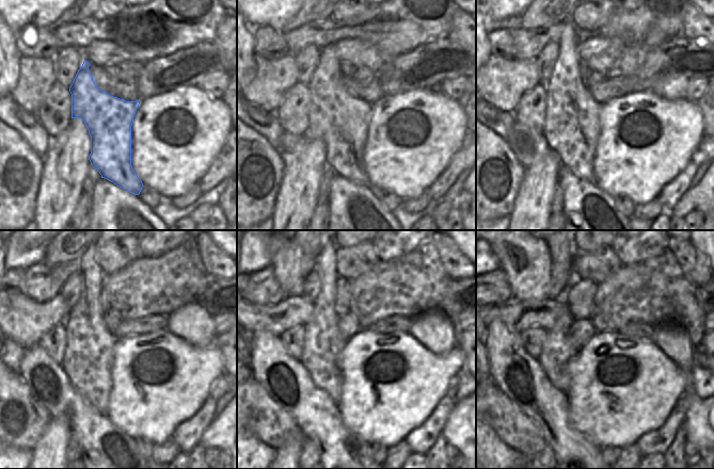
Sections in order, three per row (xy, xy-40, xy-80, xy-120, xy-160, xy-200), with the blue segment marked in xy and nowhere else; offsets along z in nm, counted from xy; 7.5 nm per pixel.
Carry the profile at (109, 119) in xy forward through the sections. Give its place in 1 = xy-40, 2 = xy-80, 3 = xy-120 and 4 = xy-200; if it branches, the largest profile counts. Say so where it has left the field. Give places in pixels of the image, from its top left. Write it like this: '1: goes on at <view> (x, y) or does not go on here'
1: goes on at xy-40 (340, 120)
2: goes on at xy-80 (571, 129)
3: goes on at xy-120 (89, 356)
4: goes on at xy-200 (557, 352)

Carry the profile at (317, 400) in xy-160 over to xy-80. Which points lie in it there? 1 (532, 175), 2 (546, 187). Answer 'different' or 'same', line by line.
1: different
2: different

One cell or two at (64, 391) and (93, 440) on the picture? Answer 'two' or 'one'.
one

